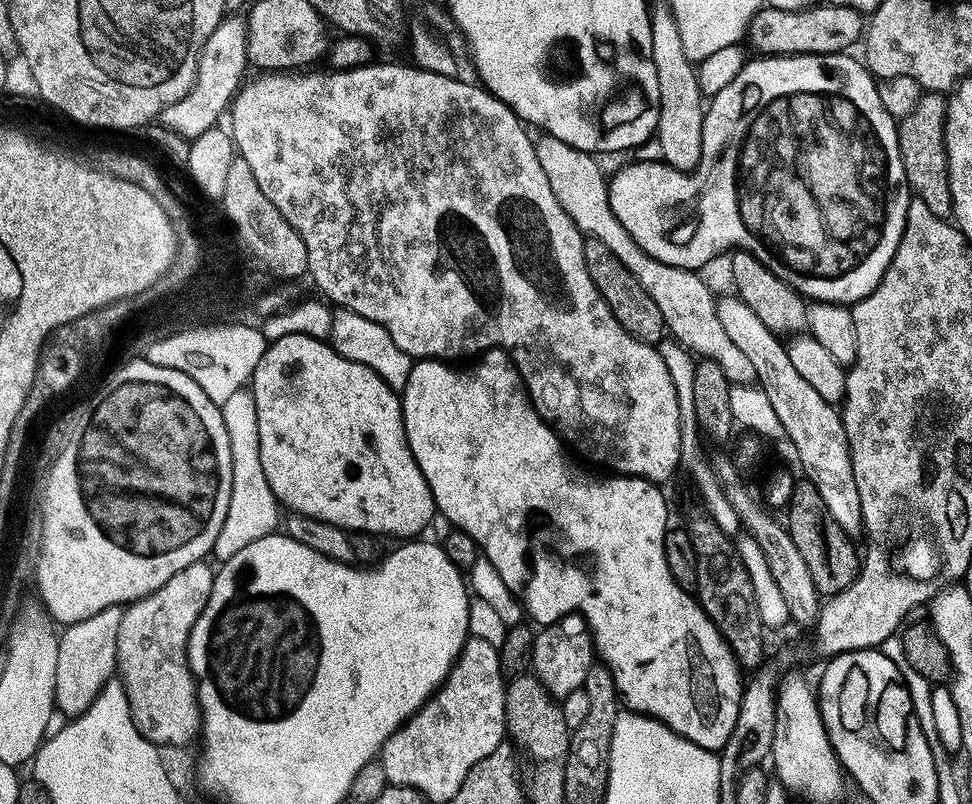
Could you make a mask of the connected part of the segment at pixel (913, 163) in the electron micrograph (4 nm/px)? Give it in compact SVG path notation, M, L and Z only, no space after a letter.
M924 92L918 106L914 106L914 110L910 110L910 114L906 114L903 120L899 121L896 133L902 154L902 166L908 179L911 195L917 200L926 202L927 208L933 214L938 214L938 218L951 221L953 219L952 195L944 137L947 118L947 99L938 92Z

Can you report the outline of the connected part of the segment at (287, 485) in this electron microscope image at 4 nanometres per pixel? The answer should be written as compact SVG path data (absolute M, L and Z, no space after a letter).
M287 334L285 337L271 341L265 347L262 358L252 375L250 390L254 394L254 406L258 406L258 446L262 454L262 471L266 474L266 482L270 484L270 490L276 495L277 501L289 513L318 518L322 522L330 522L352 534L373 532L376 536L404 536L400 538L419 537L416 535L431 522L432 516L437 515L436 503L430 494L430 486L406 438L401 397L374 370L343 357L335 351L331 343L323 339L316 339L306 334Z

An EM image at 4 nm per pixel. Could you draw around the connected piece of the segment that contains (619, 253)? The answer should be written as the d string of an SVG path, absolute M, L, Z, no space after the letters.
M547 134L541 137L541 140L535 141L538 162L546 173L546 179L550 181L550 190L554 190L554 198L558 198L558 206L562 206L566 214L570 214L577 230L583 232L585 237L593 236L609 246L611 253L626 266L626 270L630 270L630 274L638 278L638 282L650 294L650 298L654 298L658 310L662 310L665 329L682 347L697 352L697 357L718 362L729 384L751 385L757 379L754 365L726 334L716 313L717 297L703 284L697 273L656 261L626 232L622 222L614 218L614 210L610 208L608 197L606 172L604 176L599 162L596 161L599 159L593 153L566 146L566 142Z

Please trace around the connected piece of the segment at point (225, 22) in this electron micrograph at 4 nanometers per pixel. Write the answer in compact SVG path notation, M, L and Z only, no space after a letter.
M225 15L220 25L214 30L214 34L206 38L206 46L202 46L192 89L184 98L164 109L162 123L166 127L182 134L191 142L202 134L206 134L206 130L217 127L221 123L220 115L223 112L225 115L229 111L232 97L240 91L240 85L245 79L244 68L249 67L246 50L247 33L248 26L243 15Z

